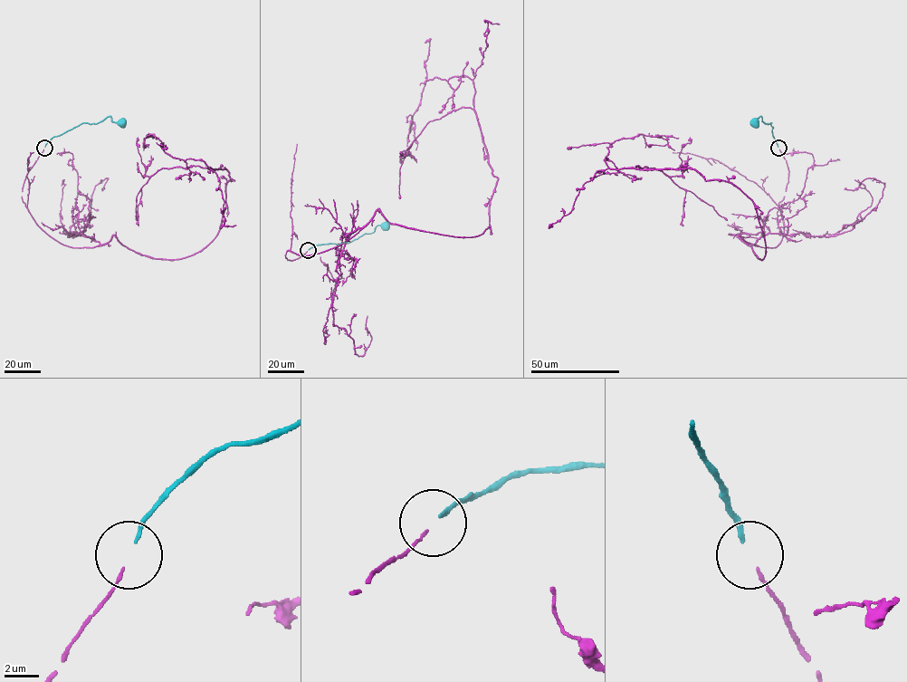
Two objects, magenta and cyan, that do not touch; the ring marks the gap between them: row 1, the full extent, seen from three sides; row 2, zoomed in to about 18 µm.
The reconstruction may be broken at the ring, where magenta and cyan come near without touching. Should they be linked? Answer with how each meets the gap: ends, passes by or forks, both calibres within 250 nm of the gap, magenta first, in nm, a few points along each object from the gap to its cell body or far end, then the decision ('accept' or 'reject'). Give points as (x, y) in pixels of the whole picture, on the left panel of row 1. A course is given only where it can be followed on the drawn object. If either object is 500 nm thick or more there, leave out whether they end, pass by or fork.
magenta ends; cyan ends; calibres 190 and 200 nm; course magenta (43, 149), (22, 199), (60, 243), (114, 235), (154, 258), (200, 252), (233, 180), (153, 134), (148, 148); course cyan (44, 147), (54, 137), (83, 122), (96, 123), (110, 116), (114, 122), (121, 123); accept

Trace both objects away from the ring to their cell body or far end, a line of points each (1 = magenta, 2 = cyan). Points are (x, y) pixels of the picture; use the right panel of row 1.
1: (779, 149), (783, 236), (738, 235), (760, 259), (732, 184), (605, 160), (615, 140), (667, 141), (644, 148)
2: (778, 147), (771, 122), (766, 123), (760, 116), (752, 122), (755, 123)

